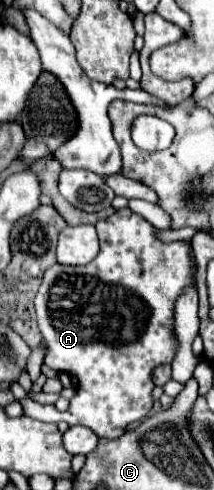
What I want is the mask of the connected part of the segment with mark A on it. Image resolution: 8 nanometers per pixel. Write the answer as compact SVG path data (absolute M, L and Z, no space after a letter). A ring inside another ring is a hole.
M120 208L116 210L112 216L100 220L96 224L96 230L98 230L98 238L100 238L100 254L96 256L96 260L92 260L88 266L62 266L62 264L54 264L52 268L46 270L44 278L42 278L42 286L36 294L38 300L34 300L36 304L36 314L40 314L38 318L38 326L40 326L40 332L48 344L48 354L46 354L46 362L48 362L48 368L52 370L58 370L58 372L66 372L70 376L76 376L76 396L70 400L70 406L66 412L58 412L54 405L42 405L29 398L22 400L22 406L24 406L24 414L30 416L30 418L36 418L36 420L42 420L42 422L66 422L68 426L86 426L90 430L94 430L100 438L118 438L122 436L122 432L126 432L128 424L132 422L138 422L142 420L144 416L148 416L148 412L152 410L152 388L154 388L154 382L152 382L152 370L160 364L170 364L174 354L176 354L176 348L178 348L178 342L172 338L172 328L174 328L174 302L178 298L178 294L184 290L186 282L192 278L190 274L190 250L188 250L188 244L186 242L162 242L156 238L156 228L144 220L142 216L134 214L130 208Z

